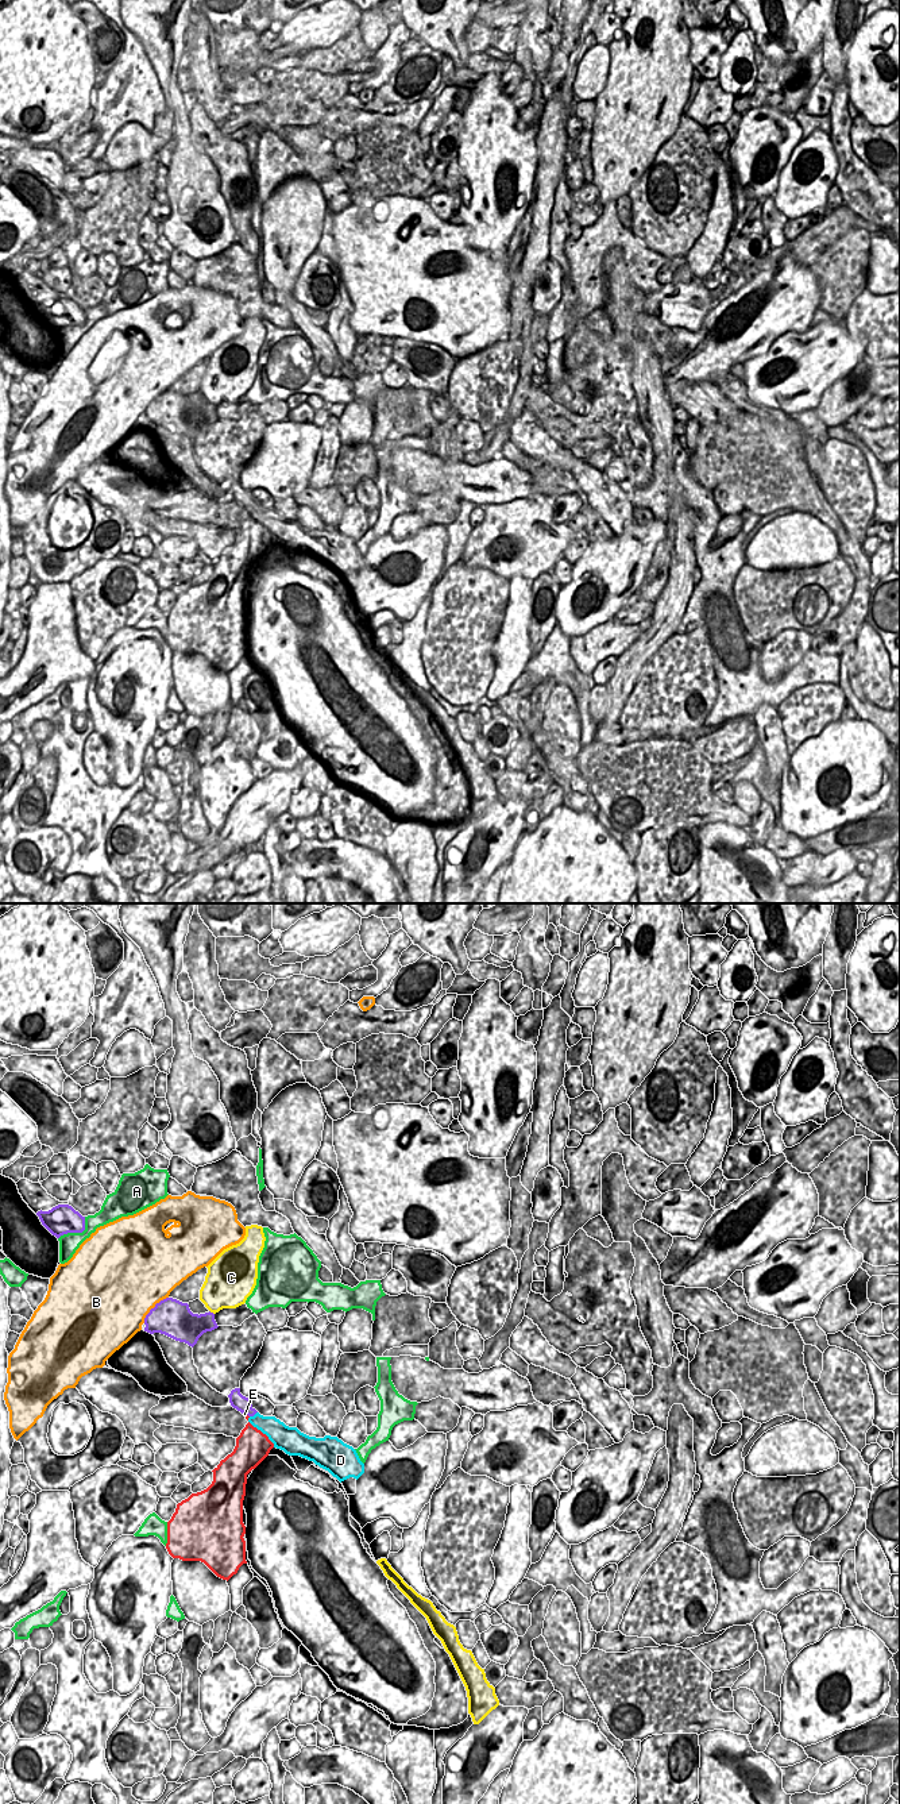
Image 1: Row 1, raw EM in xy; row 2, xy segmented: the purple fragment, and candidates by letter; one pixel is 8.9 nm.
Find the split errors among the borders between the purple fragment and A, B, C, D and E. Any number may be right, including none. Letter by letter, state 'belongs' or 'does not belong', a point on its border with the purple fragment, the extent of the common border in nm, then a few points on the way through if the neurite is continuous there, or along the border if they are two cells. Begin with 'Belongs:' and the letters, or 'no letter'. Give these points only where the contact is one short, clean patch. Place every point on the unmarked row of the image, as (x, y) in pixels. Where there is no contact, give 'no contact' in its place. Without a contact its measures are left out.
Belongs: D
A: does not belong | xy (77, 324) | 320 nm
B: does not belong | xy (154, 400) | 320 nm
C: does not belong | xy (212, 405) | 60 nm
D: belongs | xy (252, 508) | 90 nm | across xy (239, 494), (252, 508), (274, 521)
E: does not belong | xy (246, 505) | 80 nm | along xy (242, 505), (248, 509)

